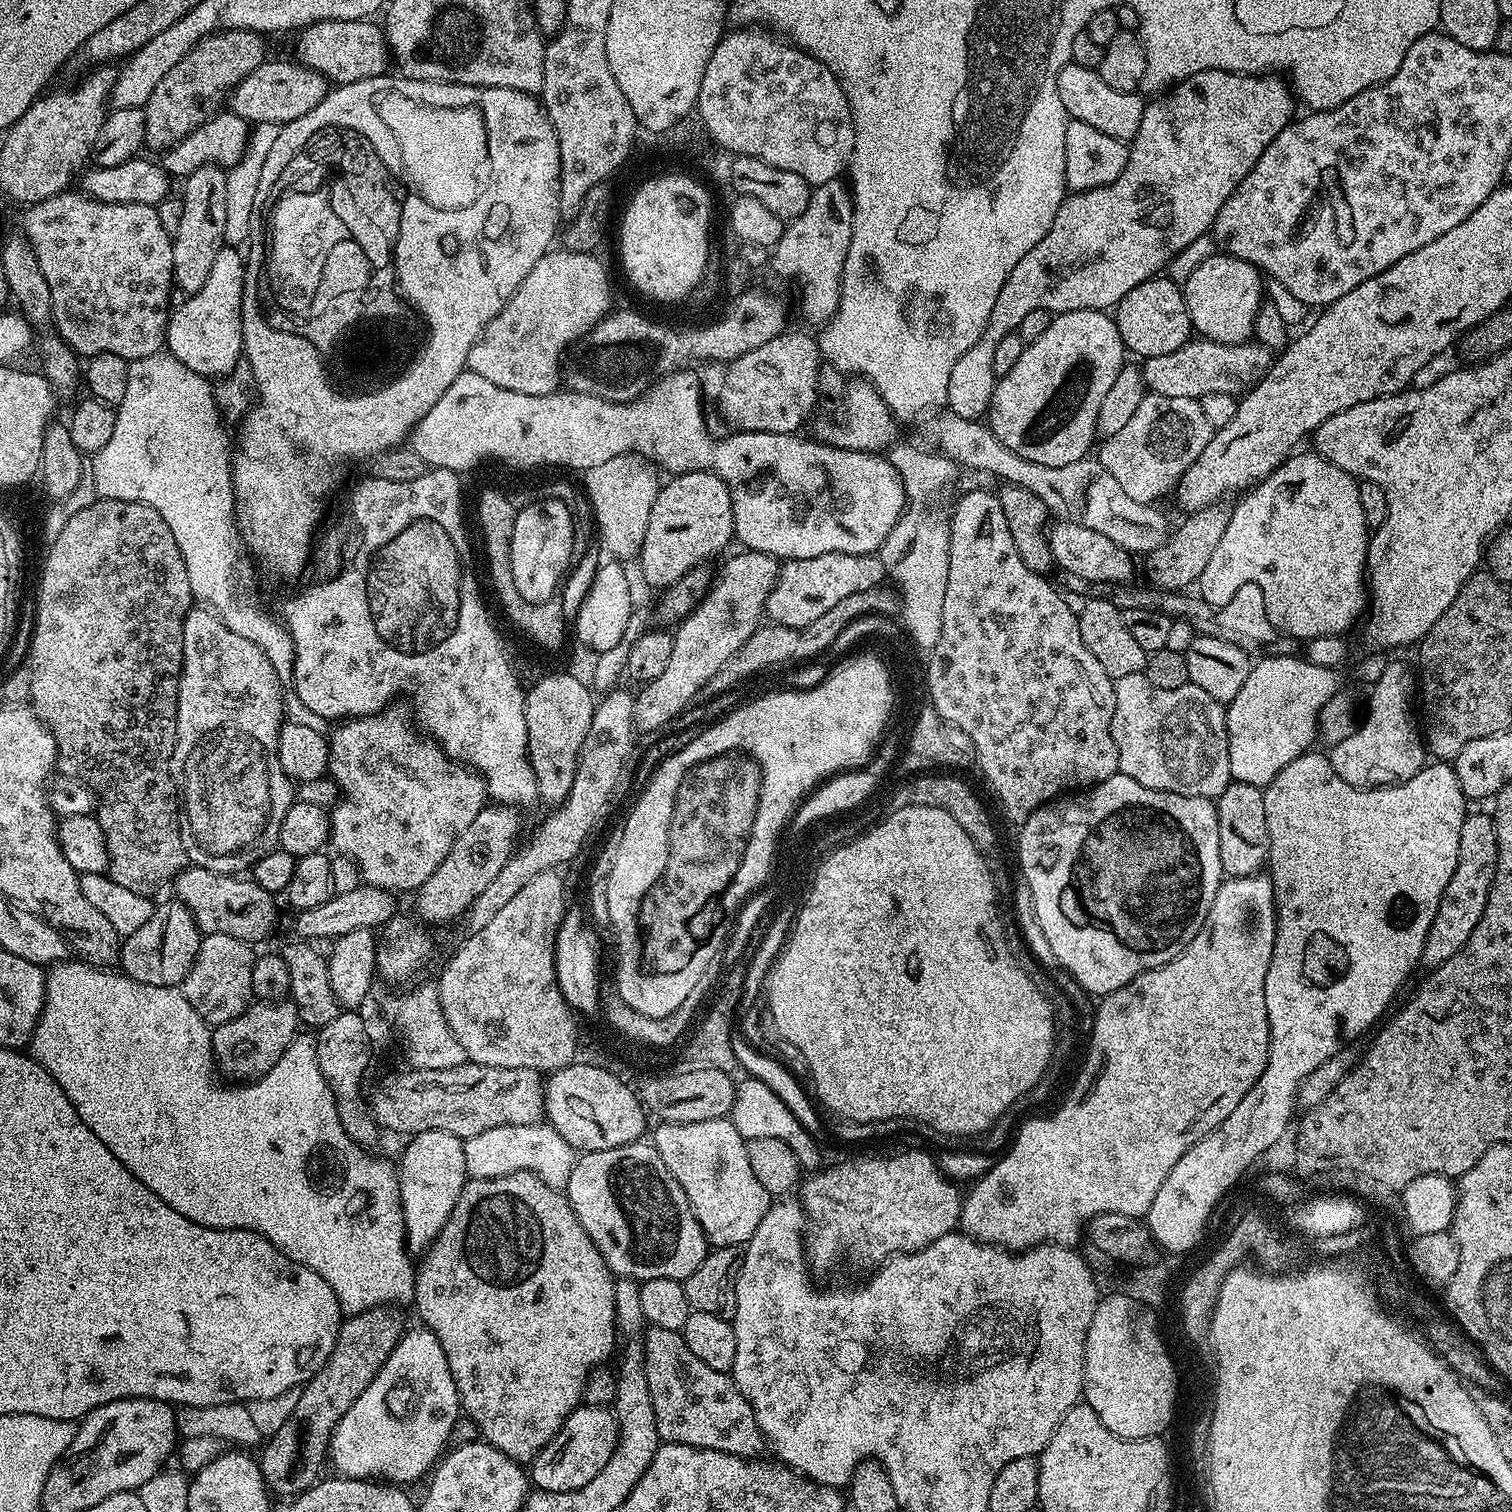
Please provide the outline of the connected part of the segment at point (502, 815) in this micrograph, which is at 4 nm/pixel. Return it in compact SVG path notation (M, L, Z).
M489 803L478 814L478 818L474 818L474 822L470 822L470 826L466 826L466 830L458 834L454 846L450 846L450 854L442 858L442 866L438 866L438 870L434 870L430 878L426 878L415 897L415 915L425 925L444 924L447 920L456 918L458 920L467 913L474 898L478 898L478 894L482 894L482 890L490 886L490 881L501 872L502 866L506 866L517 847L520 816L516 812L519 811L507 804Z

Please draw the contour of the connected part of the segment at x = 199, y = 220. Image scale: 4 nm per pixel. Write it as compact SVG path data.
M204 164L184 181L184 201L180 204L180 221L174 224L172 249L174 250L174 270L172 279L175 287L191 294L206 286L206 278L210 278L210 269L214 266L214 258L218 258L221 248L225 247L224 231L226 230L226 178L227 171L219 164Z

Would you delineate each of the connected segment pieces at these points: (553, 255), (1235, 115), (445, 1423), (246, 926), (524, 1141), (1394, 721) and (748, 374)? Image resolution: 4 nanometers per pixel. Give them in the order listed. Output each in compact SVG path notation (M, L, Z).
M549 250L534 262L534 270L522 278L522 286L518 286L510 302L506 302L506 306L502 306L502 310L484 327L468 355L467 371L482 374L482 378L494 382L494 386L502 386L502 390L518 390L518 394L550 394L561 387L562 357L571 345L587 336L589 330L608 315L613 304L612 284L599 255L556 251Z
M1206 70L1194 74L1188 80L1181 80L1171 90L1165 91L1159 98L1153 99L1156 100L1153 104L1152 101L1145 103L1142 124L1138 126L1136 137L1130 141L1128 161L1122 174L1118 174L1118 178L1114 178L1114 182L1110 182L1106 186L1065 195L1062 206L1058 206L1058 214L1054 214L1054 222L1050 226L1046 238L1042 238L1042 242L1038 242L1038 246L1034 246L1034 250L1026 253L1022 262L1018 262L1018 266L1014 266L1014 270L1010 270L1006 282L1002 282L1002 290L998 290L998 299L994 302L994 310L990 310L986 330L980 335L978 342L974 342L974 346L970 346L970 350L966 350L966 354L962 354L962 358L958 358L958 362L954 362L954 370L950 370L946 408L951 415L980 418L987 413L988 408L992 405L992 391L995 390L998 379L994 374L994 350L998 350L998 342L1002 342L1002 338L1013 335L1020 329L1022 318L1026 318L1026 314L1032 313L1033 310L1046 310L1053 314L1059 314L1070 310L1086 310L1087 308L1115 309L1120 300L1126 298L1126 294L1130 294L1130 290L1134 290L1134 286L1153 279L1159 273L1156 272L1159 268L1166 267L1183 248L1190 247L1203 232L1205 235L1211 229L1212 224L1216 221L1218 210L1224 205L1226 198L1230 198L1230 194L1234 194L1234 190L1242 182L1242 178L1246 178L1246 174L1250 174L1250 170L1258 162L1258 158L1262 158L1262 150L1266 150L1266 146L1270 146L1270 142L1274 142L1276 135L1293 119L1294 93L1285 81L1283 84L1280 80L1283 79L1276 74L1241 74L1223 72L1222 70Z
M409 1327L401 1336L390 1358L386 1358L382 1370L378 1370L374 1382L362 1390L358 1402L354 1402L354 1406L342 1414L338 1426L332 1431L327 1455L331 1467L333 1464L341 1477L409 1486L424 1474L426 1476L449 1447L448 1439L456 1428L456 1419L462 1416L454 1374L450 1374L450 1362L446 1362L446 1350L442 1350L442 1342L438 1342L429 1328L415 1327Z
M188 866L176 876L175 888L175 899L182 901L186 910L190 910L204 936L230 934L230 938L255 942L266 939L276 924L277 897L243 875L227 876L214 870Z
M550 1126L530 1128L495 1128L483 1136L472 1136L466 1142L469 1177L494 1178L515 1172L533 1172L546 1186L557 1190L567 1189L570 1170L574 1163L574 1150L561 1140Z
M1389 661L1386 670L1371 687L1366 718L1346 740L1331 747L1328 757L1332 769L1355 788L1392 787L1408 781L1425 767L1426 746L1420 724L1414 716L1418 690L1415 673L1400 662Z
M785 330L780 335L762 342L758 350L750 350L727 365L724 385L720 388L720 412L741 432L773 432L774 434L796 434L808 420L808 415L818 404L818 370L822 363L822 349L815 335Z

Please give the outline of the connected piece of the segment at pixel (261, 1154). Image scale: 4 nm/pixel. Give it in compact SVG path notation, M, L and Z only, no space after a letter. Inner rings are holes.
M69 958L61 963L51 965L47 969L44 982L44 1006L40 1021L32 1032L30 1055L43 1066L48 1073L62 1086L66 1098L76 1107L78 1118L102 1138L106 1150L134 1174L150 1189L166 1206L170 1206L182 1218L190 1218L198 1226L207 1228L241 1228L265 1236L269 1242L286 1258L314 1270L334 1290L340 1303L341 1313L355 1314L368 1308L396 1306L398 1302L411 1301L414 1296L414 1260L404 1242L404 1215L400 1201L400 1178L397 1169L388 1160L371 1160L369 1153L345 1134L342 1122L335 1114L328 1116L312 1116L312 1076L314 1080L314 1048L303 1038L293 1040L291 1046L278 1058L278 1062L264 1076L251 1082L240 1082L235 1086L227 1083L216 1084L218 1069L216 1058L212 1055L212 1028L190 1006L179 987L146 986L142 982L134 982L116 970L105 970L87 962L77 962ZM322 1144L332 1144L332 1172L340 1176L340 1184L333 1186L332 1191L320 1178L320 1158L329 1154L330 1150Z

